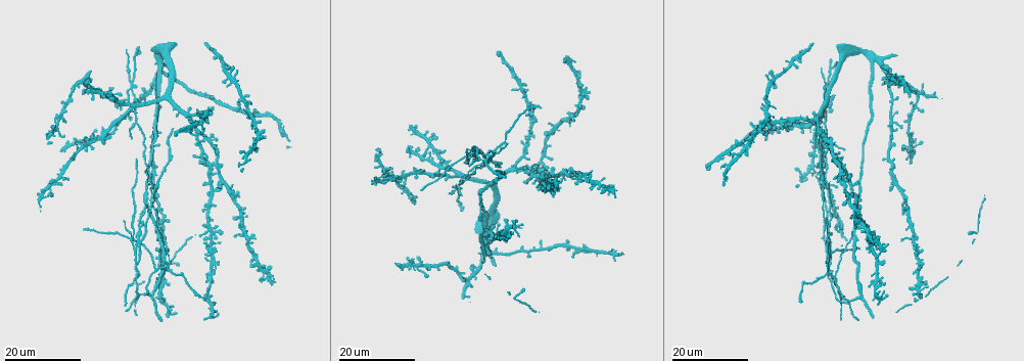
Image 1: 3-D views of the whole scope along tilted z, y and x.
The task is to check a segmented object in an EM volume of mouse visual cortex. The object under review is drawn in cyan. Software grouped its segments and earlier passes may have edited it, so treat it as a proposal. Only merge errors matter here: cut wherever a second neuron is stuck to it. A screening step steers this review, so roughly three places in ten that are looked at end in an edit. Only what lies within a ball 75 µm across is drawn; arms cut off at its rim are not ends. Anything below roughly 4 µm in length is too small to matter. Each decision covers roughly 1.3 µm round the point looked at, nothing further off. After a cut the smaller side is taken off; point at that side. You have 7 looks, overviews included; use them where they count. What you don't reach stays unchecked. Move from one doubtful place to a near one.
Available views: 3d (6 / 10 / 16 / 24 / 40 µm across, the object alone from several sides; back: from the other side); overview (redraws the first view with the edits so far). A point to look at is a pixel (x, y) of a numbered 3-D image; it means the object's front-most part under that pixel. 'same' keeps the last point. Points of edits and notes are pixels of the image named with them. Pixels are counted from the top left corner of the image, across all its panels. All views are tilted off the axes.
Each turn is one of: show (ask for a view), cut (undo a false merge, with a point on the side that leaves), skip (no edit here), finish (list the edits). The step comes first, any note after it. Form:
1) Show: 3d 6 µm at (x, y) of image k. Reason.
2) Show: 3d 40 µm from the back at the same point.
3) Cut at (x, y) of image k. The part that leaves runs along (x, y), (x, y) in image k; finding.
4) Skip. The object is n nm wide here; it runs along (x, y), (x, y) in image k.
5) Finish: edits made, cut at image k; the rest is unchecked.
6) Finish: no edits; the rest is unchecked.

Show: 3d 16 µm at (848, 300) of image 1. Three arms meet.

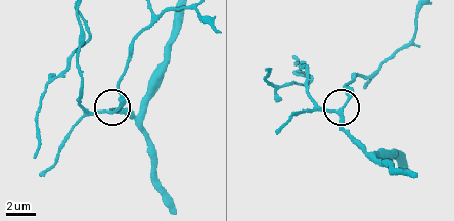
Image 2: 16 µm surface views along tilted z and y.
Show: 3d 10 µm at (112, 110) of image 2.

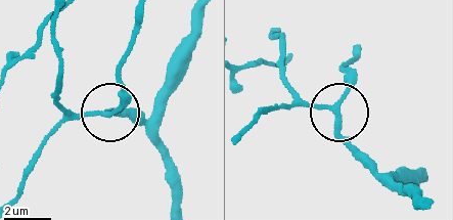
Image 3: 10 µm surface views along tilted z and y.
Skip. The side arm is 31 µm long; it runs along (201, 18), (185, 72), (153, 113), (110, 117), (121, 81) in image 3; continuous, no second neuron.

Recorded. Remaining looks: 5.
Show: 3d 24 µm at (136, 123) of image 1. A fork.

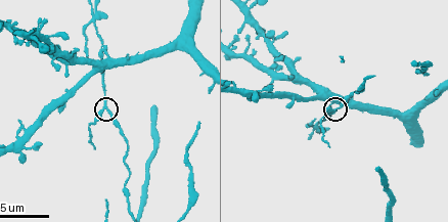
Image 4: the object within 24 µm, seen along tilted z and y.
Show: 3d 6 µm at (101, 112) of image 4.

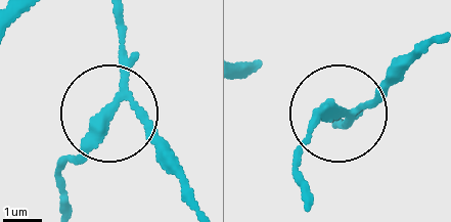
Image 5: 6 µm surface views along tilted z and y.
Show: 3d 6 µm from the back at (115, 108) of image 5.

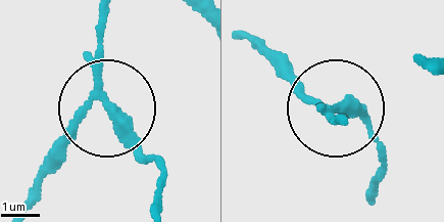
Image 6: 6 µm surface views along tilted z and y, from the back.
Cut at (119, 131) of image 6. The object is 230 nm wide here; the part that leaves runs along (324, 110), (343, 102), (364, 121), (377, 157), (375, 197) in image 6; two neurons meet here.

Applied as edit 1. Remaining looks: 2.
Show: 3d 16 µm at (89, 21) of image 4.

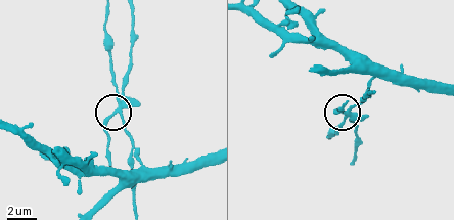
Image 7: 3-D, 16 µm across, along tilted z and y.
Cut at (107, 123) of image 7. 3 arms meet here; the part that leaves runs along (121, 106), (121, 82), (132, 55), (131, 14) in image 7; two neurons meet here.

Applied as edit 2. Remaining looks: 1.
Finish: edits made, cut at image 6, cut at image 7; the rest is unchecked.

